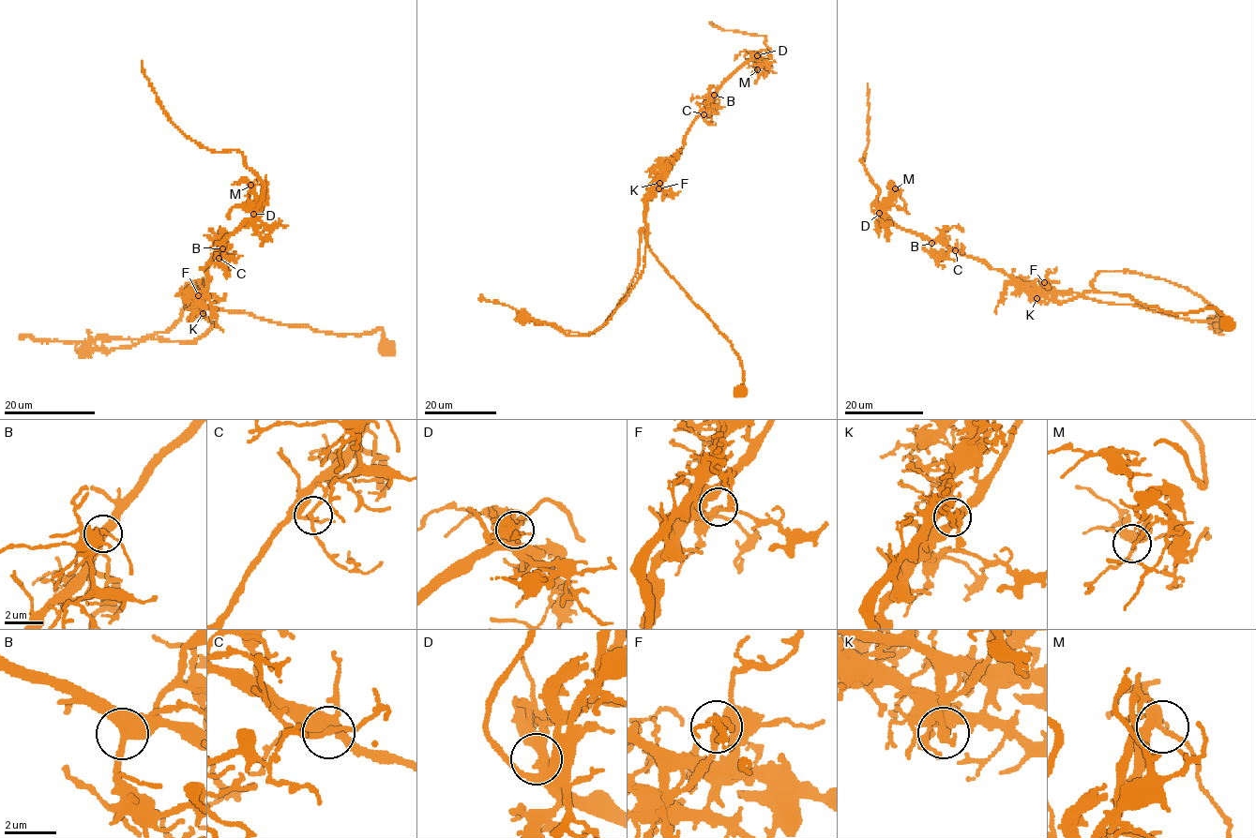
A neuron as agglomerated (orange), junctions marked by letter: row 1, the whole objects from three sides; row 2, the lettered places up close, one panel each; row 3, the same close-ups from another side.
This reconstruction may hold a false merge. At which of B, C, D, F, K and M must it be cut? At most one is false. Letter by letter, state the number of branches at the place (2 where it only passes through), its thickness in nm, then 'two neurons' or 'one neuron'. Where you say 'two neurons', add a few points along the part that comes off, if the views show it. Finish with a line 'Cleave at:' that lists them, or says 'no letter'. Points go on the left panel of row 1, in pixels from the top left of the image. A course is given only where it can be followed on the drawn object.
B: 3 branches meet; 420 nm thick; one neuron
C: 2 branches meet; 180 nm thick; one neuron
D: 3 branches meet; 400 nm thick; one neuron
F: 2 branches meet; 240 nm thick; one neuron
K: 2 branches meet; 280 nm thick; two neurons; foreign part runs (203, 313), (209, 262), (221, 243), (250, 221), (264, 185), (239, 151), (209, 150), (173, 122), (142, 61)
M: 5 branches meet; 360 nm thick; one neuron
Cleave at: K

